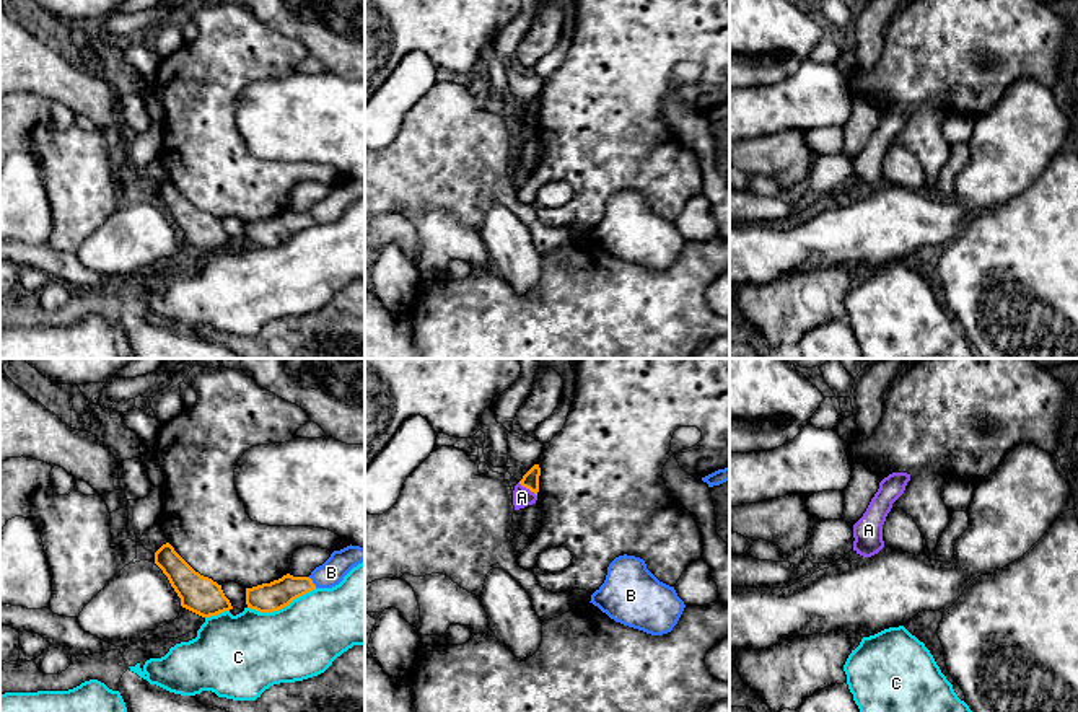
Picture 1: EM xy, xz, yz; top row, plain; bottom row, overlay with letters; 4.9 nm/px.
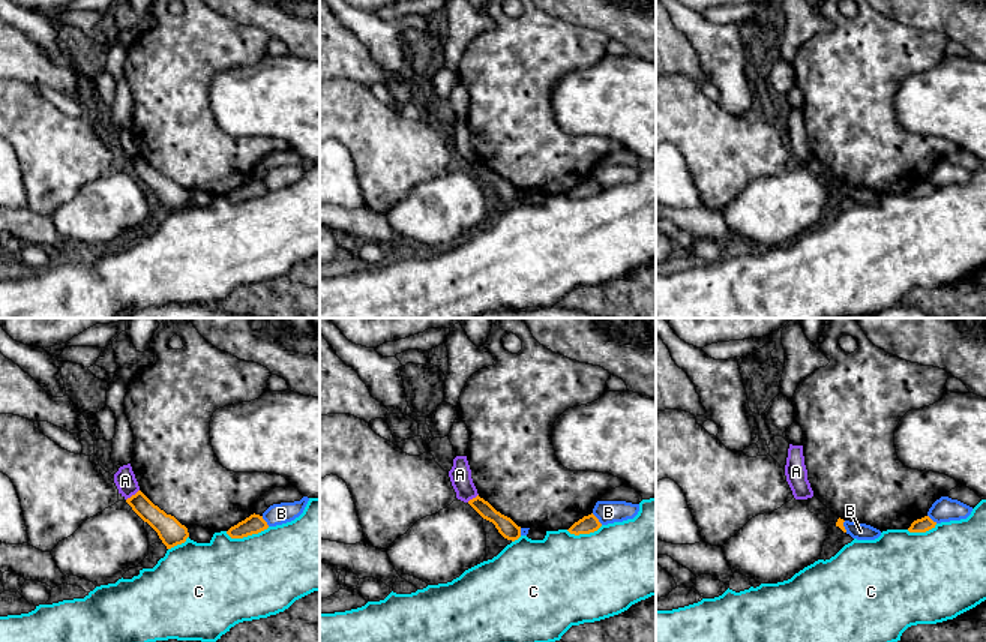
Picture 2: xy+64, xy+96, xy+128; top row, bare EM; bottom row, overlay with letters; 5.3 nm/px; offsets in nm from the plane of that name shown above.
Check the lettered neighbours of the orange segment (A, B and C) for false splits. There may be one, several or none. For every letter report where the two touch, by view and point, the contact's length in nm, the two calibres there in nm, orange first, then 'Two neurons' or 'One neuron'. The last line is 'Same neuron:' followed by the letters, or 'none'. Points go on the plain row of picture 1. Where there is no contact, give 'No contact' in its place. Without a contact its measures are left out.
A: Touches orange at xz (528, 123). Shared border 120 nm. Thickness 80 nm (orange) against 100 nm. Two neurons
B: Touches orange at xy (311, 217). Shared border 70 nm. Thickness 140 nm (orange) against 120 nm. Two neurons
C: Touches orange at xy (282, 241). Shared border 360 nm. Thickness 140 nm (orange) against 380 nm. Two neurons
Same neuron: none

